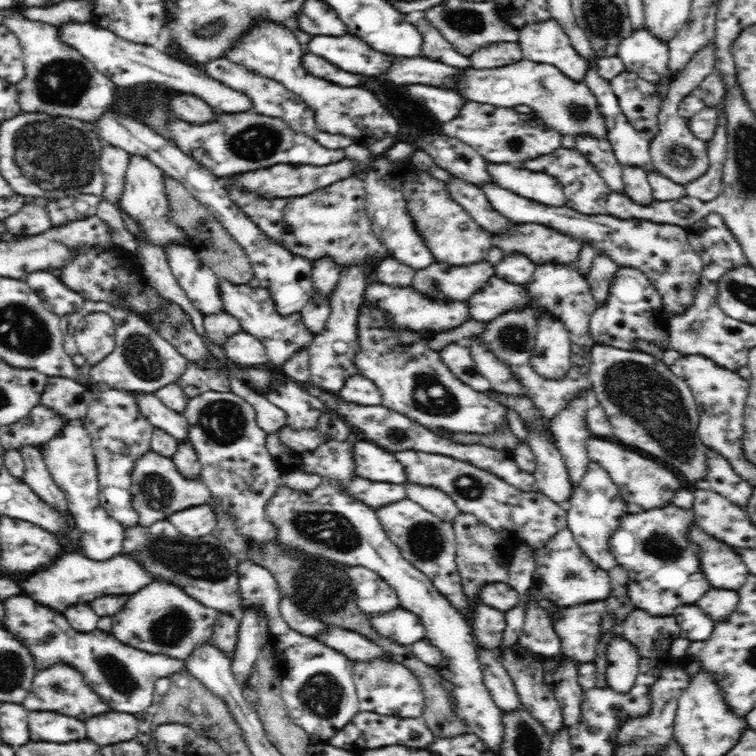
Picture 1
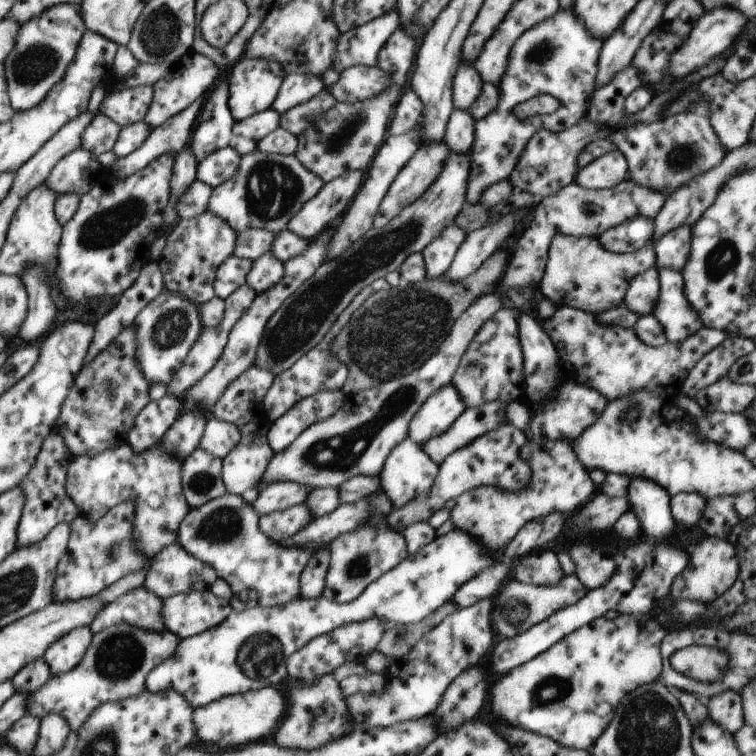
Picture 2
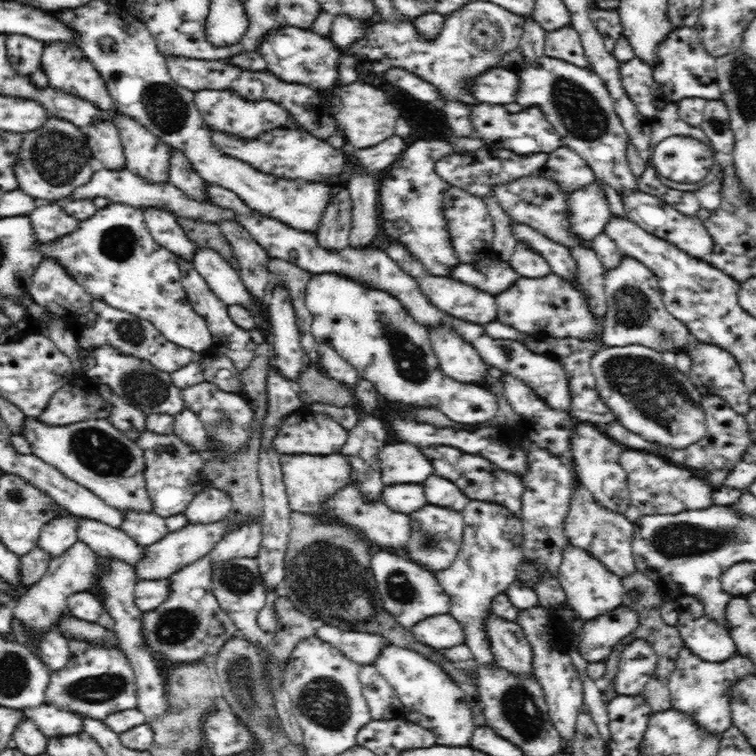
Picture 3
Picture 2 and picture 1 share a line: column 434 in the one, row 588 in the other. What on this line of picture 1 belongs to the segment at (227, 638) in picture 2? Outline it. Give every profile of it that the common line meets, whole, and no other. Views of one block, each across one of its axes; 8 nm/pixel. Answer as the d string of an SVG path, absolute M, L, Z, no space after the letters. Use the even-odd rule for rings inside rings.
M566 528L557 532L542 549L534 552L536 569L534 583L544 598L551 600L557 607L574 606L585 602L603 601L610 596L610 574L590 561Z

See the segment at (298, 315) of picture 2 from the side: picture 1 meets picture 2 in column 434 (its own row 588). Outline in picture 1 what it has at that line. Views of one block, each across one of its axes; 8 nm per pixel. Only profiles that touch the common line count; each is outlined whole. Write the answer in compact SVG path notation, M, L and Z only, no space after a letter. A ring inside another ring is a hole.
M167 519L150 526L125 528L122 554L136 559L152 577L180 587L188 597L220 613L239 617L245 610L241 605L238 566L240 561L220 544L214 535L202 538L184 536Z

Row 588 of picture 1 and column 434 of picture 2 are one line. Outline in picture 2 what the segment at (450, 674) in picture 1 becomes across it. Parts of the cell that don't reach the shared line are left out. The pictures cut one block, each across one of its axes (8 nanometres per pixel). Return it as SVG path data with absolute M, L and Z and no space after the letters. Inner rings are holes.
M452 384L442 386L438 392L428 396L418 413L414 414L408 437L421 446L432 436L446 432L466 408L464 400Z

